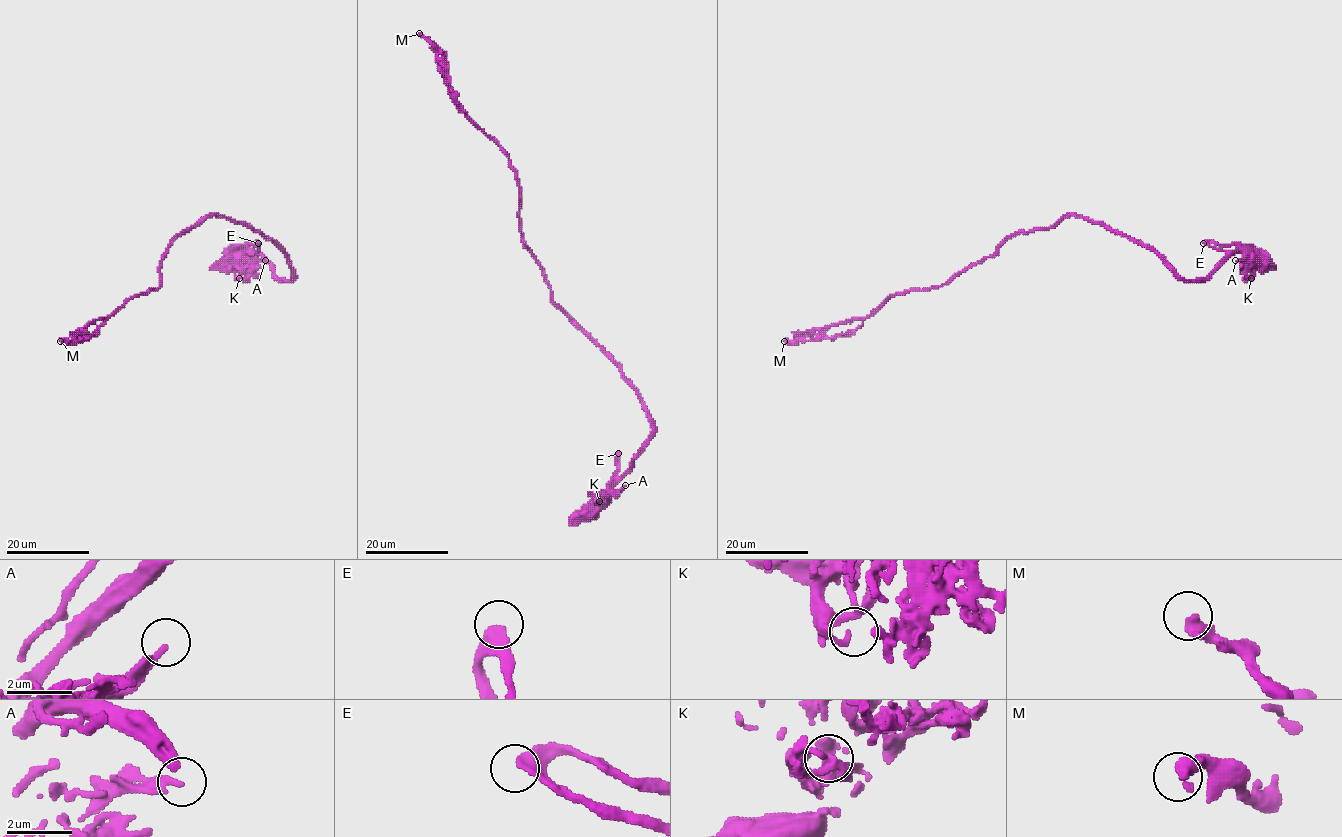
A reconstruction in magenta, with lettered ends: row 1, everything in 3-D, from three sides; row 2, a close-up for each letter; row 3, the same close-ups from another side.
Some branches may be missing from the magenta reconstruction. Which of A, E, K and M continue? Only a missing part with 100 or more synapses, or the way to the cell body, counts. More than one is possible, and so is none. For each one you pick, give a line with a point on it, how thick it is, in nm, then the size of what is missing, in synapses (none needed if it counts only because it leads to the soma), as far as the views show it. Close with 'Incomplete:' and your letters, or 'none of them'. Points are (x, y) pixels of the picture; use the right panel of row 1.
Incomplete: none of them

